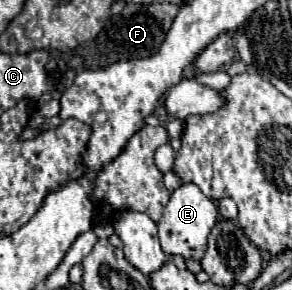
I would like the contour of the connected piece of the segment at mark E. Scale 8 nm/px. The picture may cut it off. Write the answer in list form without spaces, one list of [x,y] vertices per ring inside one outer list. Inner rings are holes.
[[[193,183],[181,185],[171,193],[169,203],[163,209],[161,221],[157,223],[159,241],[165,255],[181,255],[185,261],[195,259],[199,261],[207,249],[207,235],[217,221],[217,207],[211,199],[207,199],[201,189]]]

